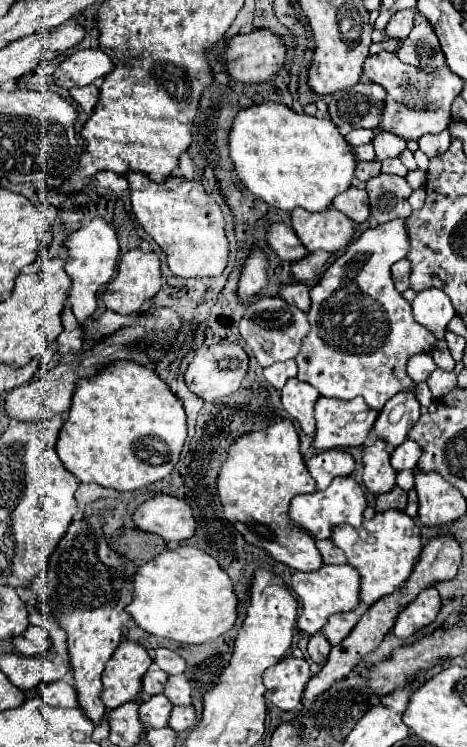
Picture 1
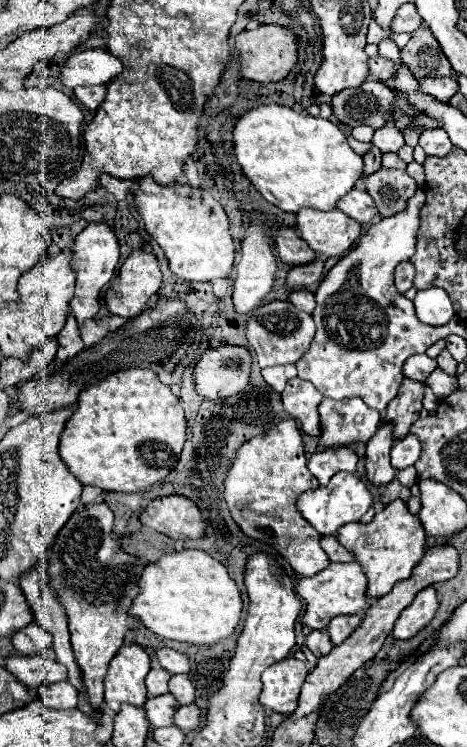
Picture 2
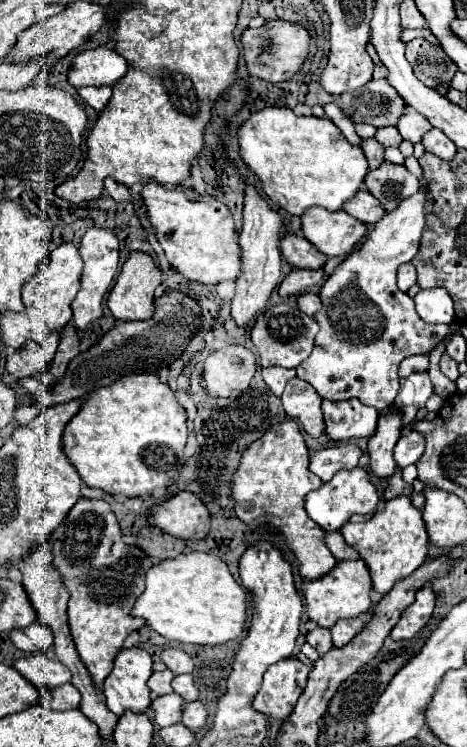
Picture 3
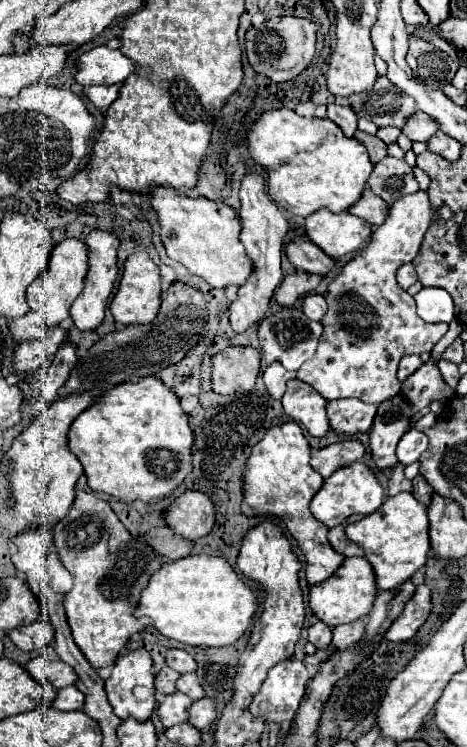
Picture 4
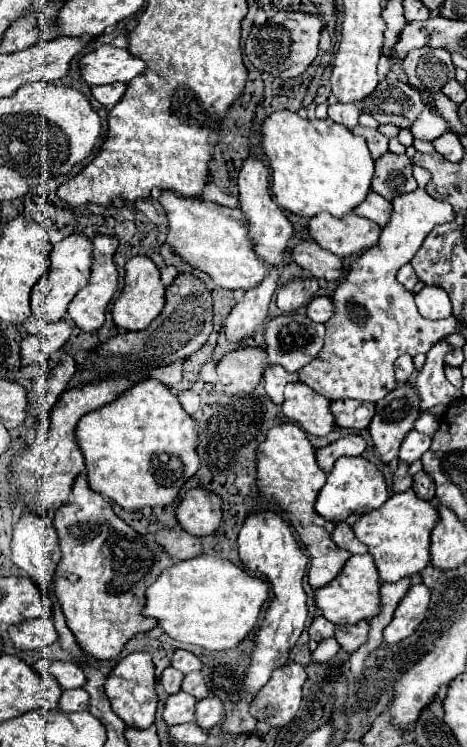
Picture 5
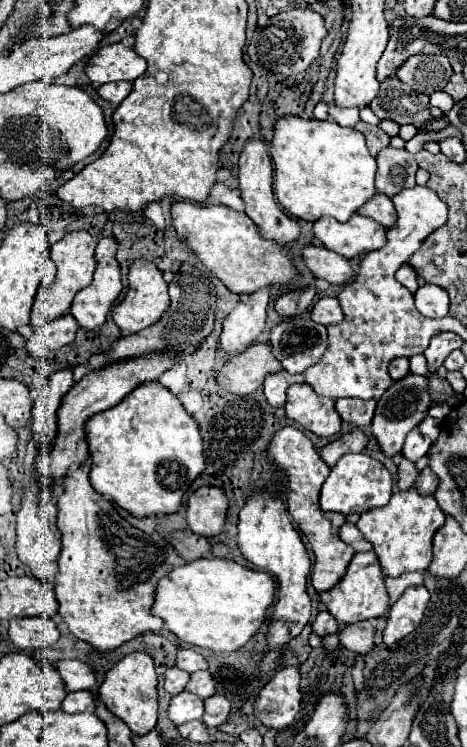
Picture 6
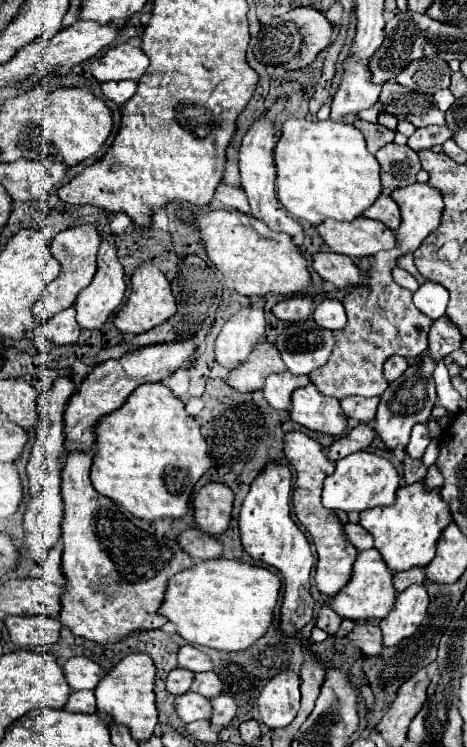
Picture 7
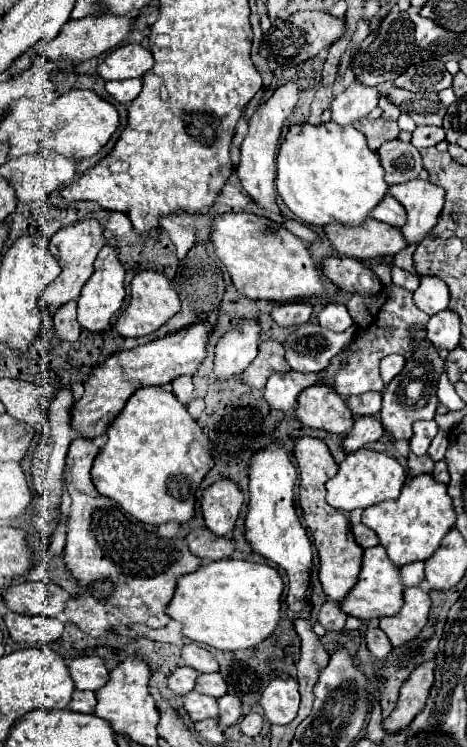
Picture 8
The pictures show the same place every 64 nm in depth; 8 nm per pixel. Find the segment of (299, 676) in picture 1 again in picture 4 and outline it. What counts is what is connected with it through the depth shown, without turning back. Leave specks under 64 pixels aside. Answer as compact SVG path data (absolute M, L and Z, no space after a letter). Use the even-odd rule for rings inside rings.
M290 658L272 666L250 704L250 712L254 716L264 716L268 722L294 720L308 680L310 674L300 660Z

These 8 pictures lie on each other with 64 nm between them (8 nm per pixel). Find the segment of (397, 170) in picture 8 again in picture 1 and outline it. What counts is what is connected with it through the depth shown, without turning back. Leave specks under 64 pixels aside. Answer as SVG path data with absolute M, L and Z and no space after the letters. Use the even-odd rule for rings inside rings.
M380 174L366 182L366 192L370 196L370 218L376 224L384 224L396 218L408 218L412 212L408 204L412 188L408 186L406 178Z

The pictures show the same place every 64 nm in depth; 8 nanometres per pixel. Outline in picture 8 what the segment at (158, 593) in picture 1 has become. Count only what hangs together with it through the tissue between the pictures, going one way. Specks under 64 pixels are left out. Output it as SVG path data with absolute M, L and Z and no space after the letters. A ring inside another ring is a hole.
M224 558L200 564L196 572L180 576L166 612L182 624L182 634L192 642L236 652L256 646L274 632L280 620L282 590L284 582L276 568L238 558Z

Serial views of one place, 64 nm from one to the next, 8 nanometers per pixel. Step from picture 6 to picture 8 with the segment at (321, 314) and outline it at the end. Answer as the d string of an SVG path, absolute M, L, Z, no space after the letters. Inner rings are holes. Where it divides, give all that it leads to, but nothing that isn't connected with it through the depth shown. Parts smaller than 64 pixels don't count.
M338 302L326 304L318 312L318 322L320 322L320 326L324 326L324 328L328 328L332 332L344 332L354 324L348 310L346 310L346 306L338 304Z

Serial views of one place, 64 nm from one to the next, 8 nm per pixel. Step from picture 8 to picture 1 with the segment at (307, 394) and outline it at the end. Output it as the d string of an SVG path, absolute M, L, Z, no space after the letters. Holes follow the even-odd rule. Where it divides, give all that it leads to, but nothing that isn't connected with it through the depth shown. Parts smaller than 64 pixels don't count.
M298 378L288 380L288 384L280 390L282 406L284 410L300 424L304 434L310 434L316 430L314 422L314 404L318 400L318 390L312 388L306 382L300 382Z

